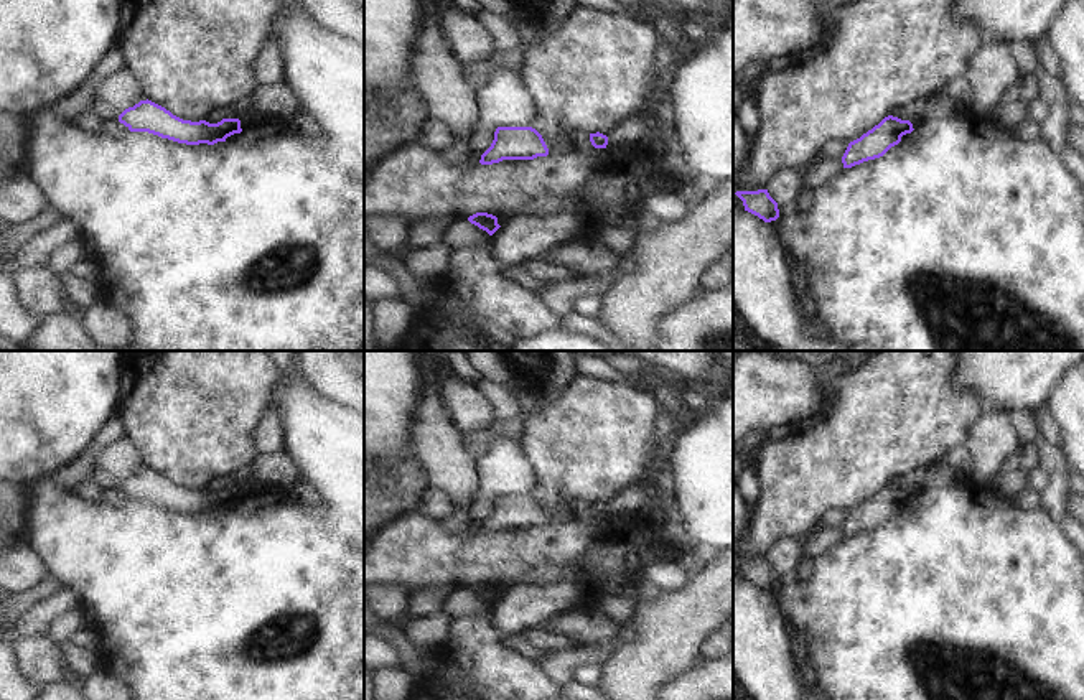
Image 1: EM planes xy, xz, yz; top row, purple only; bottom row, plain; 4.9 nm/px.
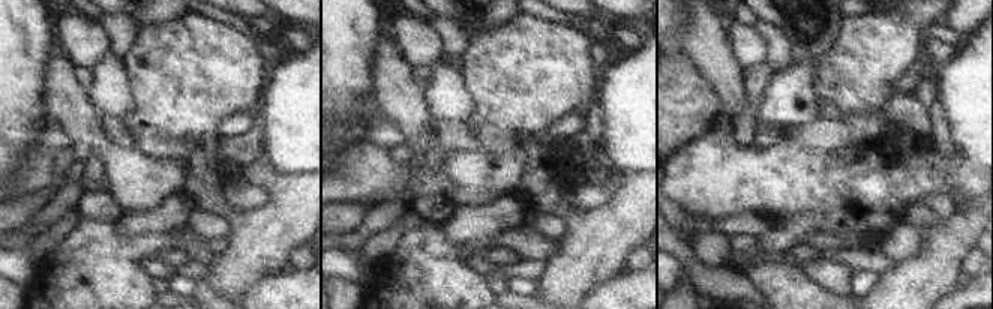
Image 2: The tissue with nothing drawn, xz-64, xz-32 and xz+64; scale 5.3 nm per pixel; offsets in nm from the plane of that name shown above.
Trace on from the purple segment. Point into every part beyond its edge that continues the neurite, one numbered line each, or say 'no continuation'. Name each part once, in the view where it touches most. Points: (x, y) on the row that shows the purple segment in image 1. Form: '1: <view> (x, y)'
no continuation

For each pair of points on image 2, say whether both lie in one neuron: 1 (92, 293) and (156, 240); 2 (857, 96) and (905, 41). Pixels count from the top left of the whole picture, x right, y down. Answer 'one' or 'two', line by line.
1: one
2: one

